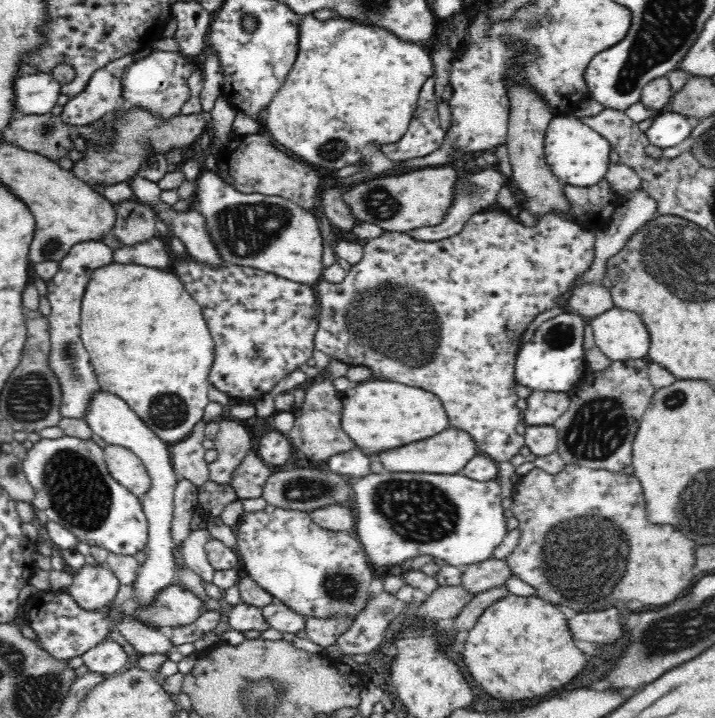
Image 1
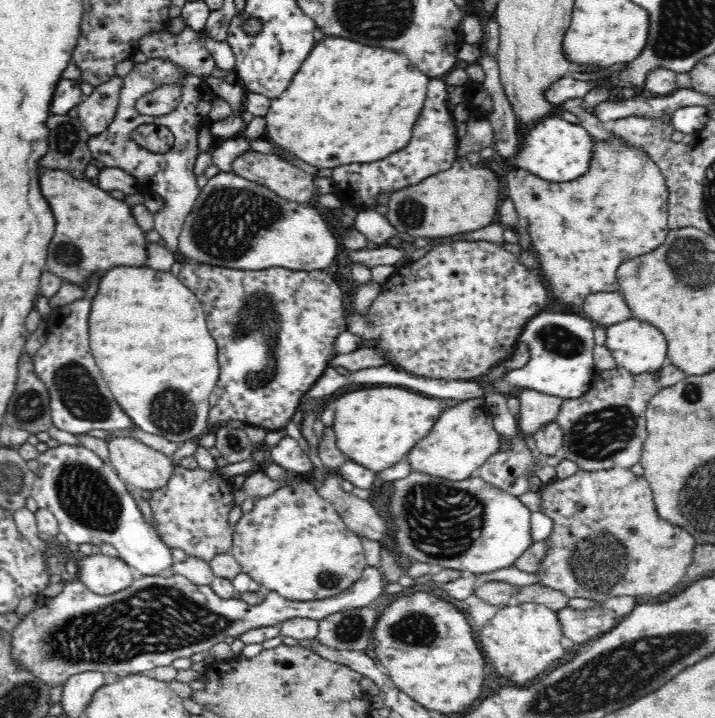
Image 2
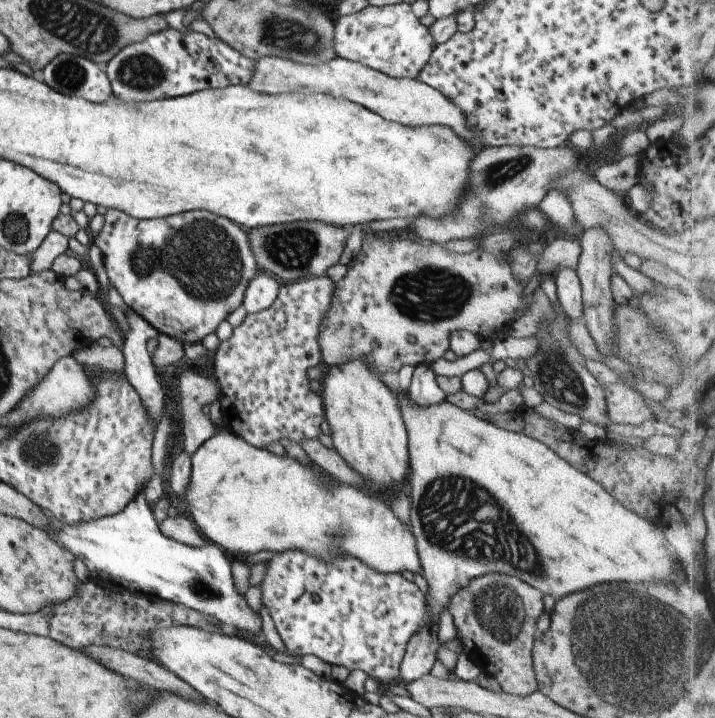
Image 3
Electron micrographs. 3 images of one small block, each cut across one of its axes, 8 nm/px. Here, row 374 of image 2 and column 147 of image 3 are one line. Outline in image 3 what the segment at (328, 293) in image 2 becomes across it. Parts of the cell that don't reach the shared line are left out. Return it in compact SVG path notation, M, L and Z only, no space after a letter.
M108 209L103 217L104 226L94 238L90 237L90 243L102 252L102 262L110 284L128 308L142 316L162 335L170 336L182 344L201 343L203 338L216 333L228 314L243 304L248 284L260 272L250 246L249 234L238 224L228 222L228 218L216 216L212 212L186 212L170 218L144 220L132 218L120 210Z

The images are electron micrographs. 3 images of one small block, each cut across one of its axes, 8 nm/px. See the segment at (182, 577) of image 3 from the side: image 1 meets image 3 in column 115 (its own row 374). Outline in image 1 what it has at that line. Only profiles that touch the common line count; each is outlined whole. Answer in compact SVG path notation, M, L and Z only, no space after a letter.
M564 312L545 320L530 336L523 339L515 361L516 381L534 391L568 393L583 378L588 367L583 348L582 315Z

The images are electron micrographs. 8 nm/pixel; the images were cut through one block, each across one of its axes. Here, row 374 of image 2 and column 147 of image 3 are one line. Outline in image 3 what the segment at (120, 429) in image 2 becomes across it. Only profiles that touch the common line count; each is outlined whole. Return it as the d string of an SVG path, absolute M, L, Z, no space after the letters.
M167 29L157 34L150 34L142 42L134 42L124 46L112 57L106 66L103 67L105 74L110 80L111 90L118 96L124 98L126 102L151 102L154 100L175 98L193 94L203 89L224 89L226 86L248 85L254 76L256 61L246 58L232 46L228 46L220 38L208 38L206 34L198 32L178 32L178 30Z

